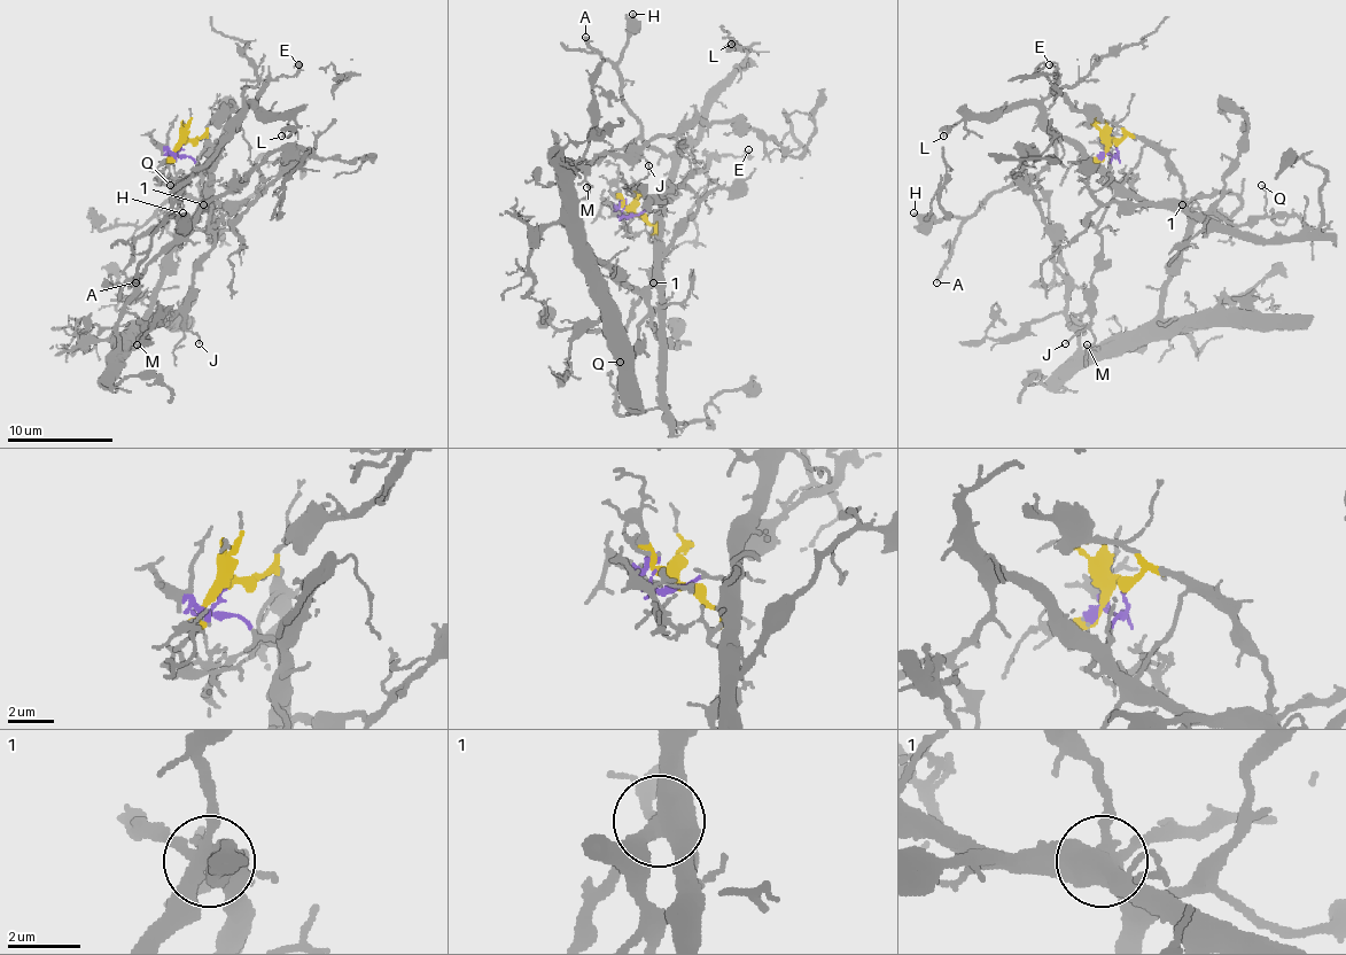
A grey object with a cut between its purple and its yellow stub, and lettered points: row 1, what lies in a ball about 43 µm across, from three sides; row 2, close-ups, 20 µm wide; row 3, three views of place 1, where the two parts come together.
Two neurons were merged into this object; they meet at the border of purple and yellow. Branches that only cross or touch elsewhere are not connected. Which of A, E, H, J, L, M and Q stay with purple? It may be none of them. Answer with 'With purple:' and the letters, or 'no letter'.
With purple: A, H, J, L

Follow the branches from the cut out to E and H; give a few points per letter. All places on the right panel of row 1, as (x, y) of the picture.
E: (1115, 142), (1122, 131), (1112, 123), (1096, 123), (1057, 88), (1057, 70), (1049, 66)
H: (1115, 145), (1118, 153), (1107, 169), (1096, 169), (1061, 139), (1039, 173), (993, 193), (969, 216), (913, 214)

